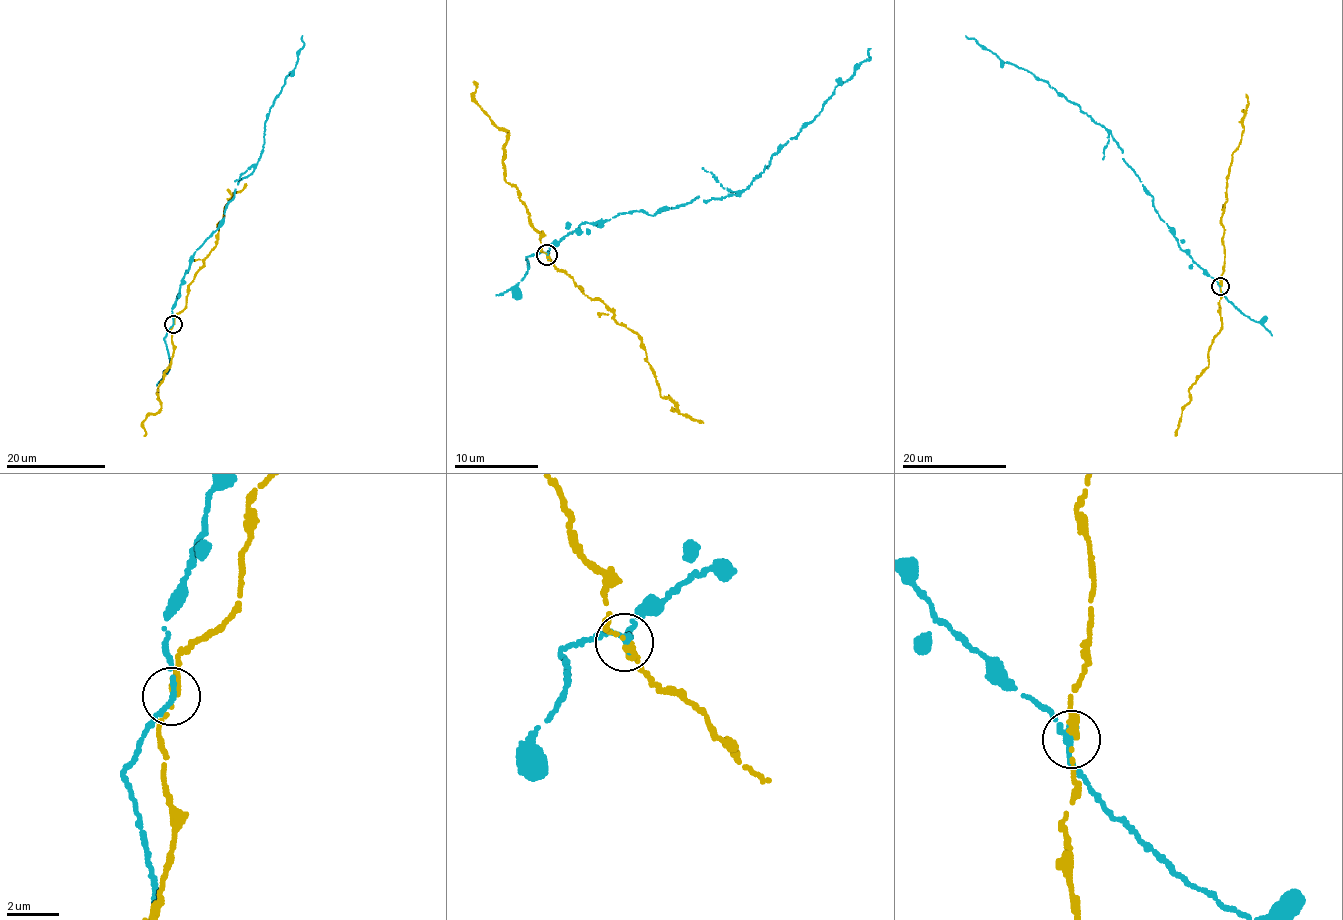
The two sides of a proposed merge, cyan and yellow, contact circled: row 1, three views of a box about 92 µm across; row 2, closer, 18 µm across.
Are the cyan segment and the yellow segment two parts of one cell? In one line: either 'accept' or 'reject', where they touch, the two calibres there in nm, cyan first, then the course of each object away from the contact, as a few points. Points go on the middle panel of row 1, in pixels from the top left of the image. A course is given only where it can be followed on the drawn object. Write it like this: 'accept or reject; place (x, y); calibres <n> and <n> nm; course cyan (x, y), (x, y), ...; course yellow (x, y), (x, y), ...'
reject; place (546, 255); calibres 240 and 240 nm; course cyan (547, 255), (585, 222), (638, 211), (652, 215), (699, 196), (746, 188), (869, 59), (871, 48); course yellow (547, 256), (588, 296), (603, 303), (615, 320), (638, 334), (661, 396), (670, 399), (682, 415), (703, 421)

